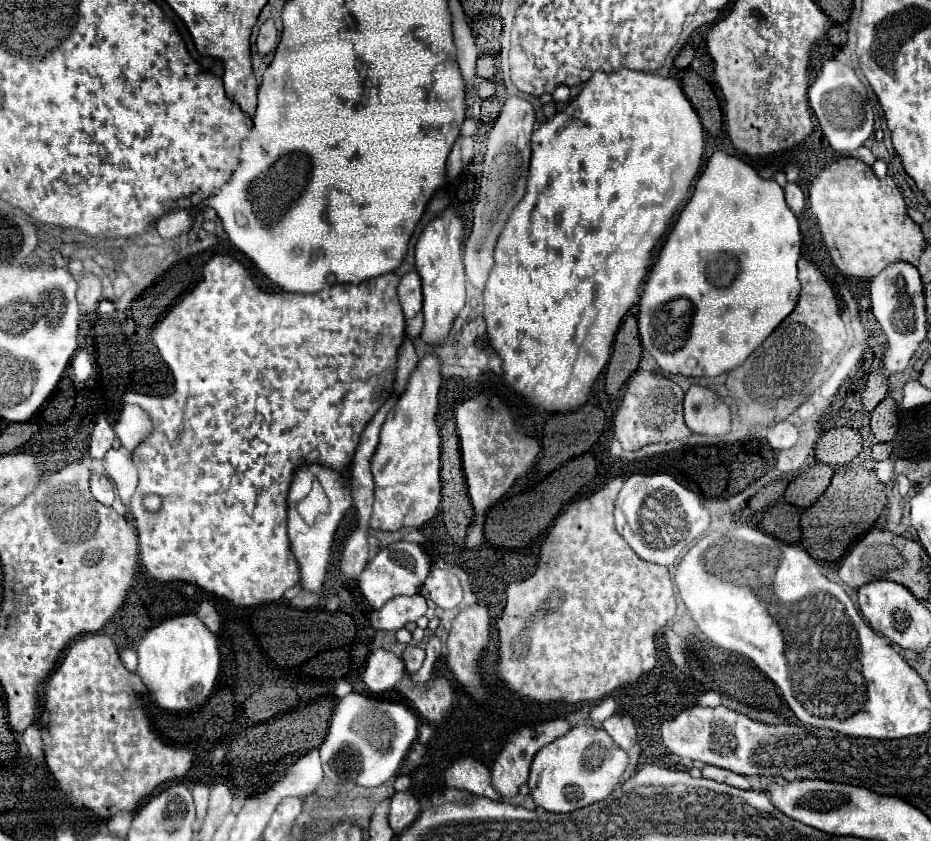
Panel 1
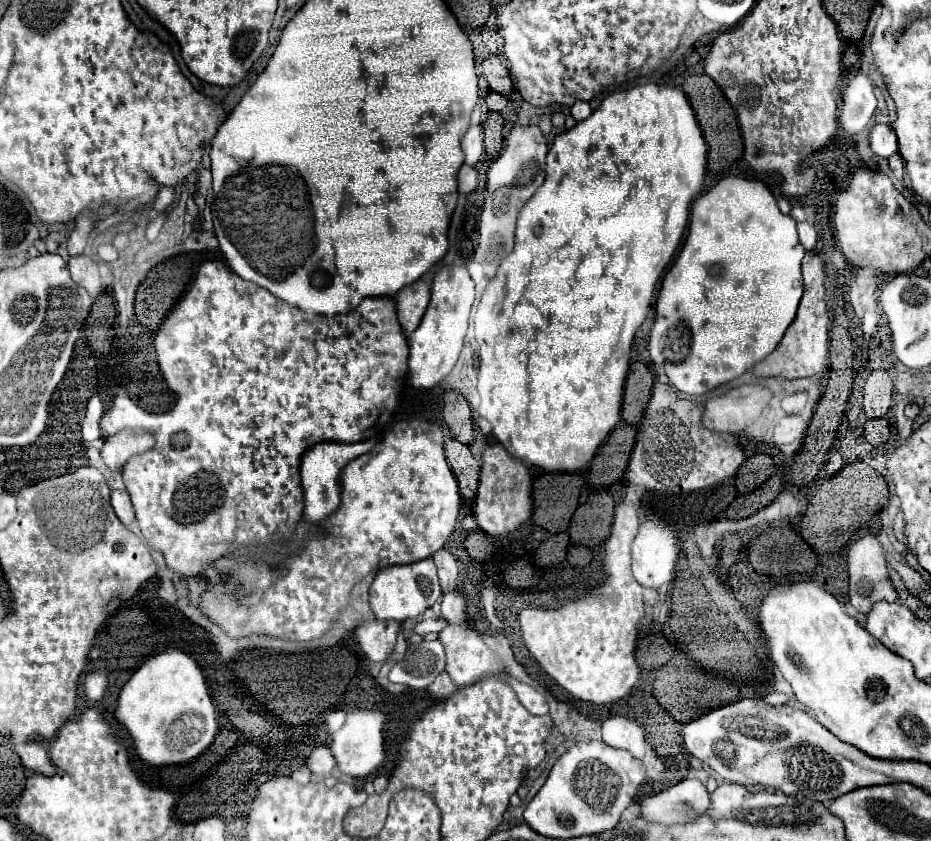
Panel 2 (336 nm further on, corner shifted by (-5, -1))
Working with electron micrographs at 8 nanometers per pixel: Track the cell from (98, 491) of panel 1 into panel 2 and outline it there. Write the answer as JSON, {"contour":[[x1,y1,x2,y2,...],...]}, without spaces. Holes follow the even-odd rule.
{"contour":[[126,490,112,492,112,506,114,506,114,512,124,526,130,526,134,522,134,508,130,502,130,494]]}

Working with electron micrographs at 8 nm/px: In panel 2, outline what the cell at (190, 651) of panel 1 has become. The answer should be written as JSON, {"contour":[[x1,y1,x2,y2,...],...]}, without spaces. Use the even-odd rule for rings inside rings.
{"contour":[[178,650,158,654,146,660,134,672,134,676,124,684,120,692,120,702,114,710,114,718,128,730,138,758,150,766,170,766,170,764,190,762,214,742,214,736,218,732,216,708,210,698,206,678,198,668,198,664,188,654]]}

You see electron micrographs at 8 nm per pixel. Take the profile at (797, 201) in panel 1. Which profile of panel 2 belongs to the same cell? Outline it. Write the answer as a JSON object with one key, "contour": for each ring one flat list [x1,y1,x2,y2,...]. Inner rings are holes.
{"contour":[[806,222,798,224,798,238,800,238,800,244,804,246,804,250,814,250,814,246,818,242,816,230,810,224,806,224]]}

